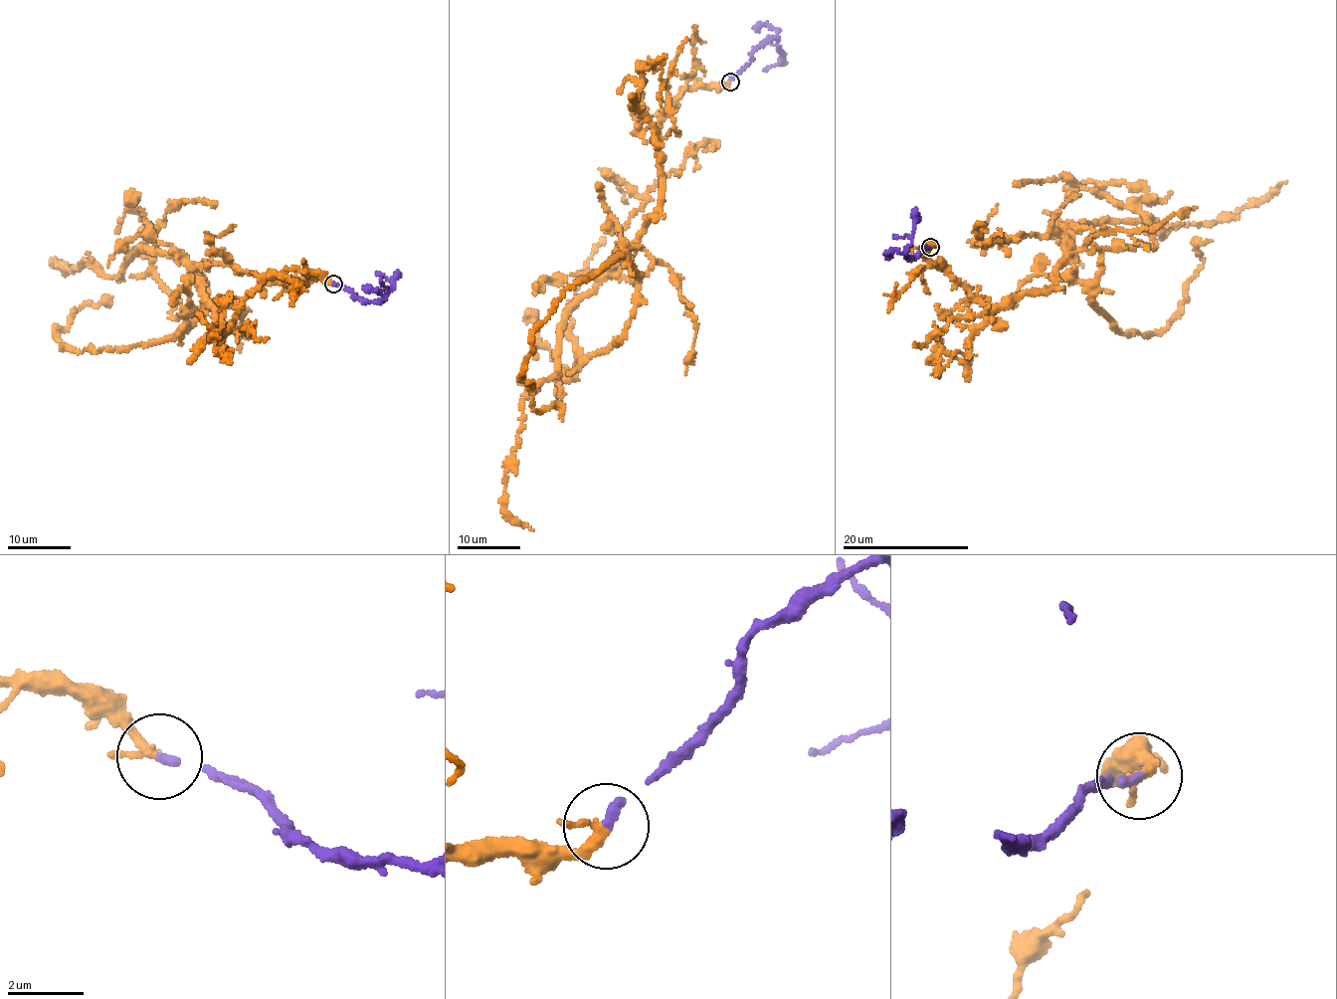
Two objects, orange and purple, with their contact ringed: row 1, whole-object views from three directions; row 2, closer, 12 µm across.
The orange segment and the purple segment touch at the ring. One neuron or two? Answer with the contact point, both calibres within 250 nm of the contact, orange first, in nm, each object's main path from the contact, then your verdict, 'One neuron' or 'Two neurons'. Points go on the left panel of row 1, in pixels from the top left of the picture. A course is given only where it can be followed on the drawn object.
Place: (333, 284). Thickness 200 nm (orange) against 240 nm. Course of orange: (333, 285), (267, 277), (225, 333), (193, 270), (207, 297), (177, 336), (63, 348), (54, 329), (106, 305). Course of purple: (333, 285), (350, 291), (360, 299), (380, 301), (392, 287), (392, 282), (375, 274). One neuron

